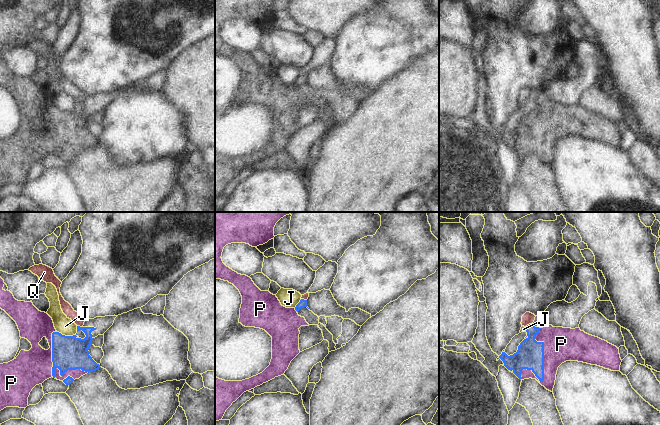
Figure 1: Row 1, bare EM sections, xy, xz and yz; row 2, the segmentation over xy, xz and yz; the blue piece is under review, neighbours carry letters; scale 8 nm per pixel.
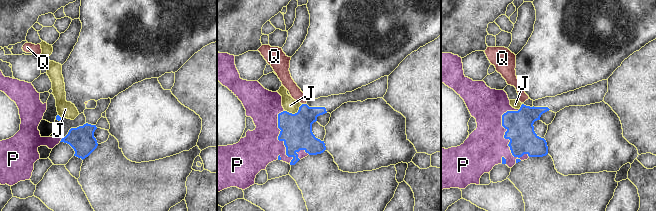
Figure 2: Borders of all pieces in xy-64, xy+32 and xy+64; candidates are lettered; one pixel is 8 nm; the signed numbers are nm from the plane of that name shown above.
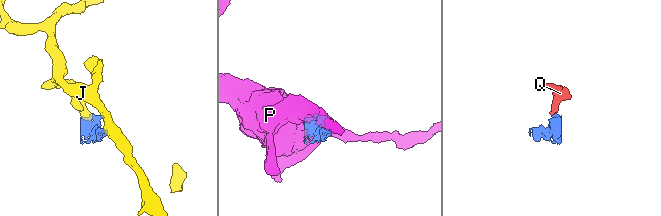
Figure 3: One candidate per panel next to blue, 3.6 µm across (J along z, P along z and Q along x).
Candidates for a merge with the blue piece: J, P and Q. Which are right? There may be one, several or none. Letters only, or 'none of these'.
P

